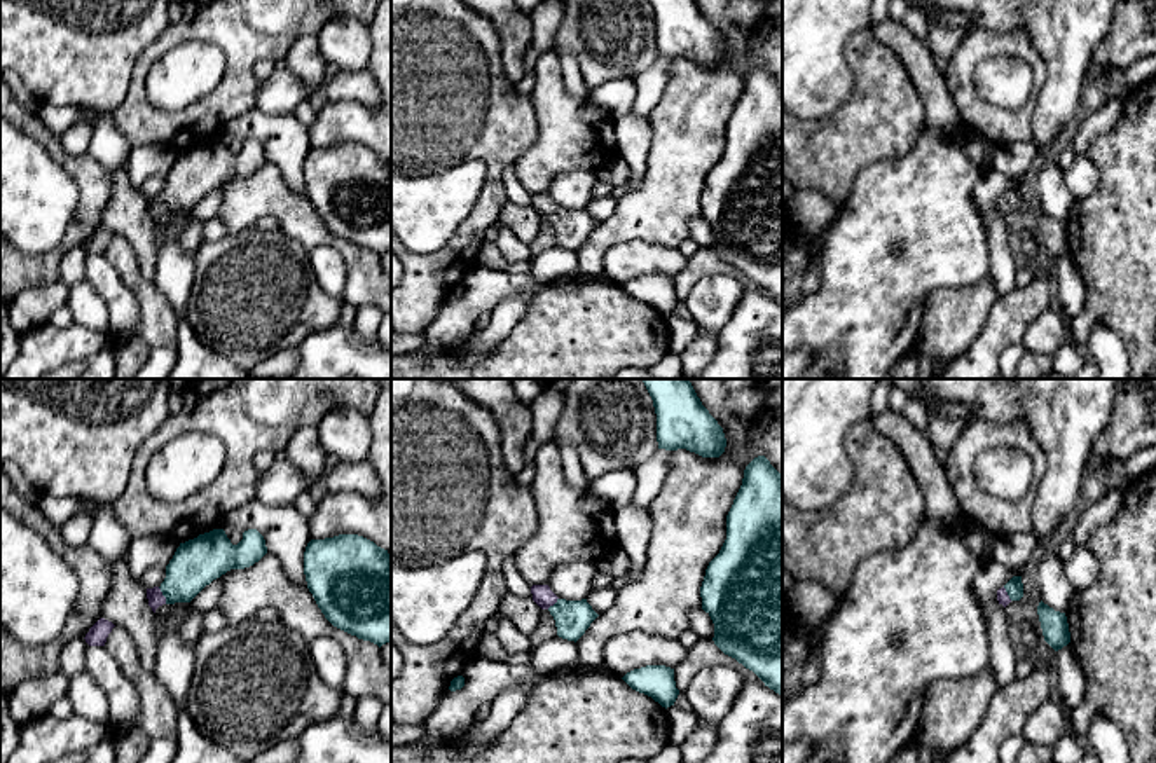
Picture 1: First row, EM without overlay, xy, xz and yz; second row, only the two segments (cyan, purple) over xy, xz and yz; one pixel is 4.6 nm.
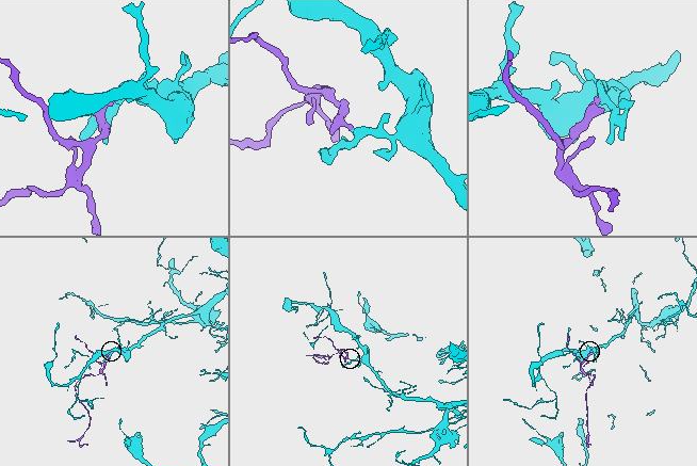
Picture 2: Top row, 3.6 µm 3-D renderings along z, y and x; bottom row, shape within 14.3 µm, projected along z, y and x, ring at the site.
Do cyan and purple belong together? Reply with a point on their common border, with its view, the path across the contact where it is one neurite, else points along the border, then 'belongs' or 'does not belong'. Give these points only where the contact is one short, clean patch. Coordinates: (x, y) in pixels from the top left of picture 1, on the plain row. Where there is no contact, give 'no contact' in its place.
meets cyan in xy at (163, 203); runs through xy (196, 171), (163, 203), (154, 205); belongs

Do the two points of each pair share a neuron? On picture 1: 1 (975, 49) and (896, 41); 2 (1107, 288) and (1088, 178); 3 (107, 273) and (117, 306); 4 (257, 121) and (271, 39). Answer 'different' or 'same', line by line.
1: different
2: different
3: same
4: different

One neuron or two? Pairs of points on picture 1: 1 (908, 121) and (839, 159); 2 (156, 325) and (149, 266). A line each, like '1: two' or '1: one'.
1: one
2: two

